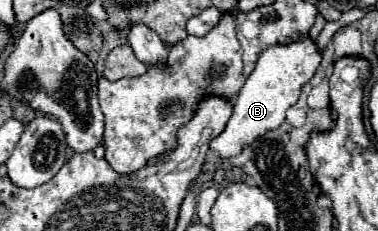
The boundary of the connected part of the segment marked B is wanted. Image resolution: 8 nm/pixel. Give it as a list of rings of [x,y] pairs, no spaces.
[[[309,38],[303,42],[267,48],[259,56],[251,76],[239,90],[233,102],[233,114],[225,130],[209,142],[209,150],[213,150],[219,158],[233,158],[243,150],[243,146],[255,142],[255,138],[267,134],[269,130],[279,128],[285,122],[287,108],[291,108],[297,102],[301,86],[313,78],[319,62],[321,62],[321,52],[317,50],[315,42],[311,42]]]

